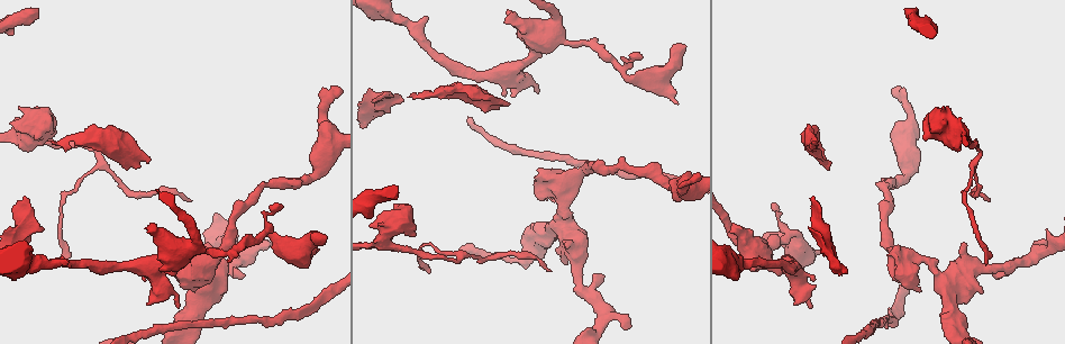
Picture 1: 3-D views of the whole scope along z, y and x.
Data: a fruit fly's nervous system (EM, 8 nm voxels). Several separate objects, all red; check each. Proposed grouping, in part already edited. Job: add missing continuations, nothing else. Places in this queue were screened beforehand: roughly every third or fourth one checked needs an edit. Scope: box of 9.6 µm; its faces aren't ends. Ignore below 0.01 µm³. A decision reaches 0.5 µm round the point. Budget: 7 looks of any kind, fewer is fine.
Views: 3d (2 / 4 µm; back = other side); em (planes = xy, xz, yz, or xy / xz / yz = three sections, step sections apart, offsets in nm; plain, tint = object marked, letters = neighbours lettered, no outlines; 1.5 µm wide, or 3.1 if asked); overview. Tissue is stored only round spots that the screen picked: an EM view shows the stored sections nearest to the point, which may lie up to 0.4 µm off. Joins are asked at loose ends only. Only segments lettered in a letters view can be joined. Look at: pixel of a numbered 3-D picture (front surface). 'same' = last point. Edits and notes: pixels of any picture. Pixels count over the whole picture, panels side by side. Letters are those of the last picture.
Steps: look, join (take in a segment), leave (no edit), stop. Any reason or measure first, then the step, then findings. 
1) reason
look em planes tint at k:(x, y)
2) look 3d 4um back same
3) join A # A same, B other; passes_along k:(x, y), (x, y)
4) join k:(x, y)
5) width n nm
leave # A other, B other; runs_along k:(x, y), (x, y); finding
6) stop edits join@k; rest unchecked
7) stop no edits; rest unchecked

free end
look em xy step 4 tint at 1:(129, 134)

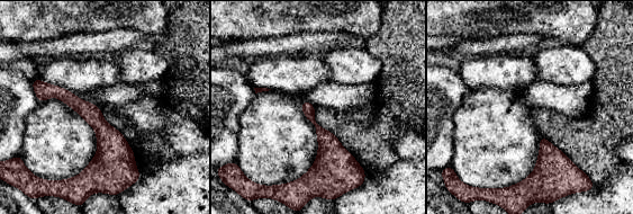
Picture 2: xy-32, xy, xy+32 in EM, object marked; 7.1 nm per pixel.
look em xy step 4 letters same

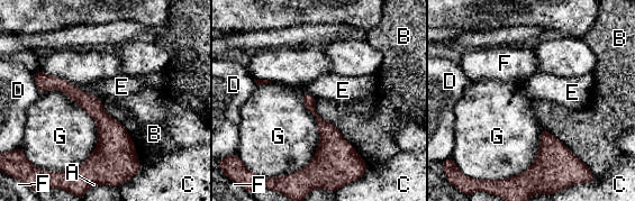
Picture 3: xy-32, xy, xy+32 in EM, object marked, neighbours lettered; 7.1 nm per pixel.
longest_contact G 600 nm
leave # A other, B other, C other, D other, E other, F other, G other; none of them fits

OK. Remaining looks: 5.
branch stops here
look 3d 4um at 1:(280, 204)

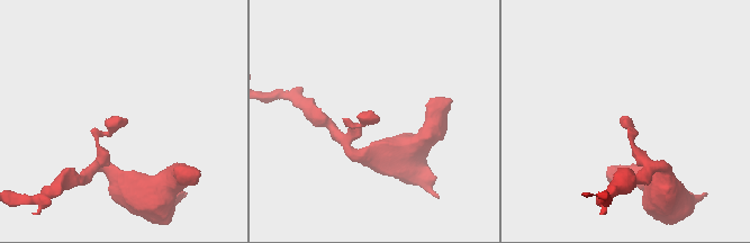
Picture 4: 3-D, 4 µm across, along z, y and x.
look em yz step 4 tint at 4:(626, 120)

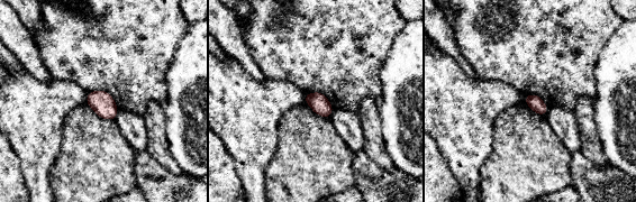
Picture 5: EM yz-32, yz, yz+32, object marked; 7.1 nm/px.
another direction
look em planes letters same

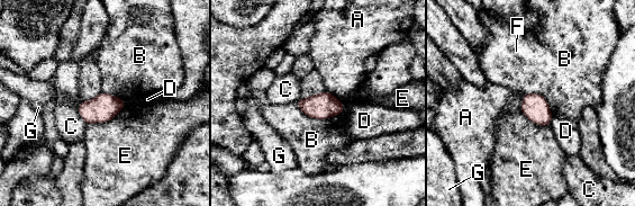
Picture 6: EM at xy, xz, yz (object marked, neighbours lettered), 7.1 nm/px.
leave # A other, B other, C other, D other, E other, F other, G other; border 6:(295, 104), (318, 118), (345, 108); no lettered segment goes on from it

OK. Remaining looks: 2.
an open end
look em xy step 8 letters at 1:(678, 101)

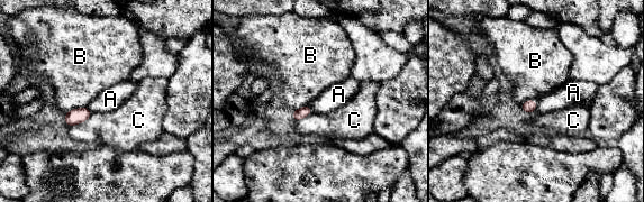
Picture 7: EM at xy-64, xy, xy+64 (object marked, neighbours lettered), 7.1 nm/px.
leave # A other, B other, C other; border 7:(537, 100), (534, 111); none of them fits

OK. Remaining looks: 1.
stop no edits; rest unchecked

